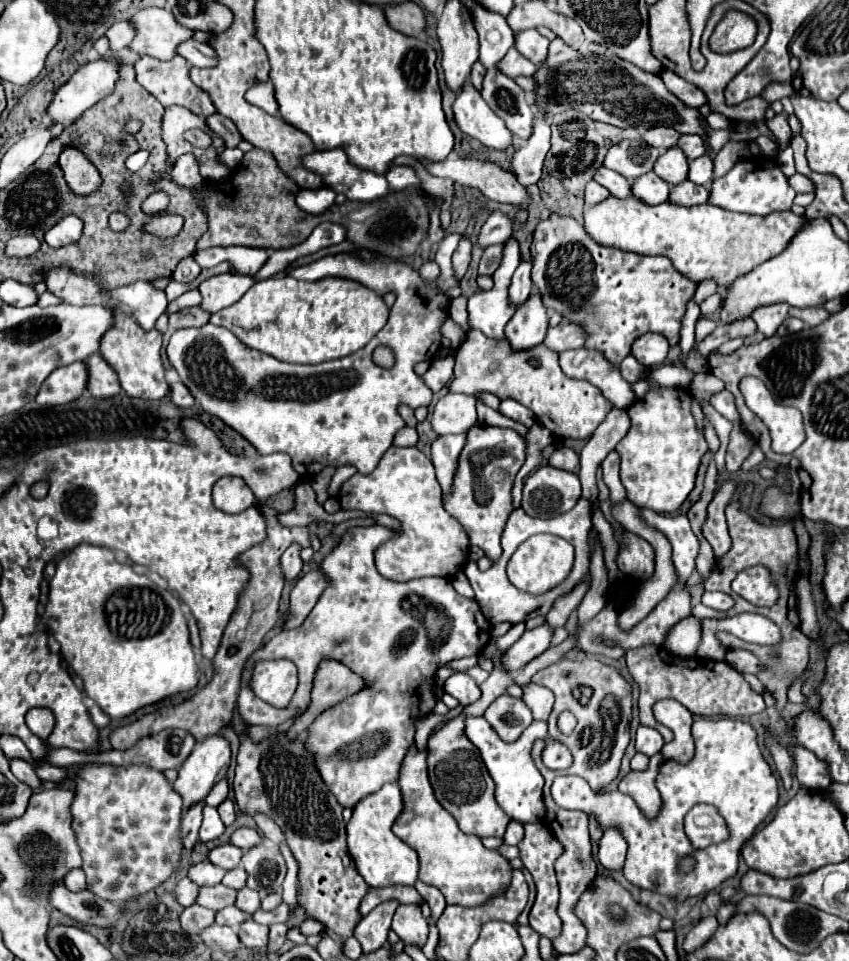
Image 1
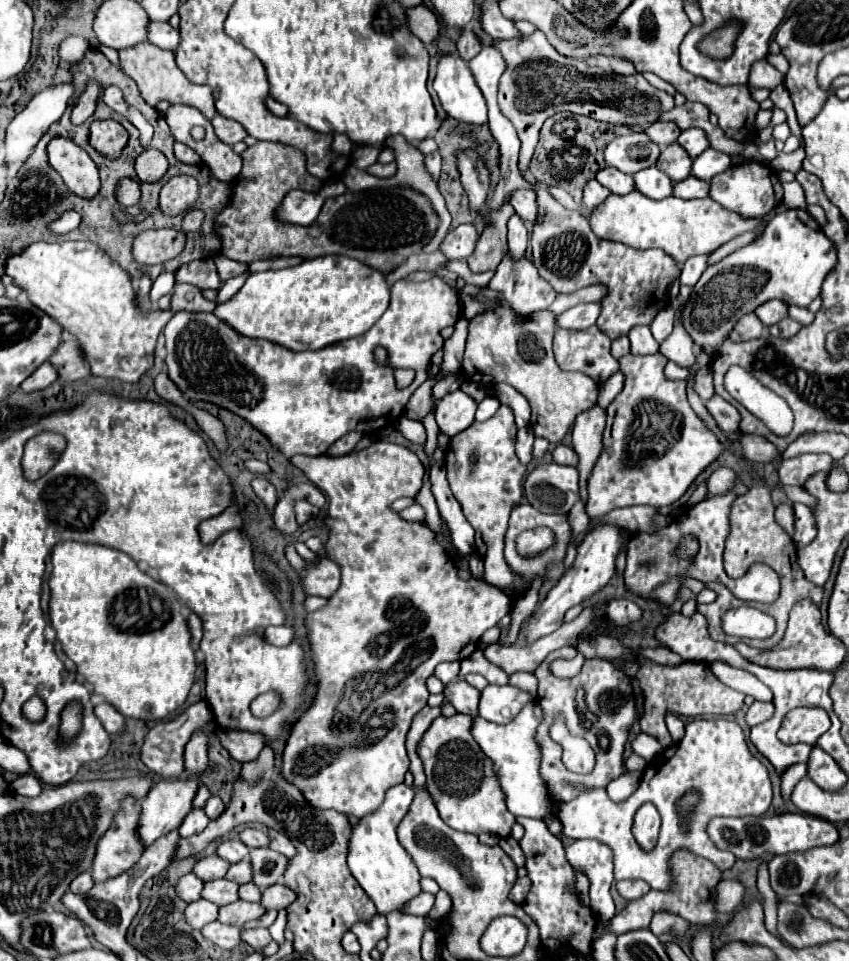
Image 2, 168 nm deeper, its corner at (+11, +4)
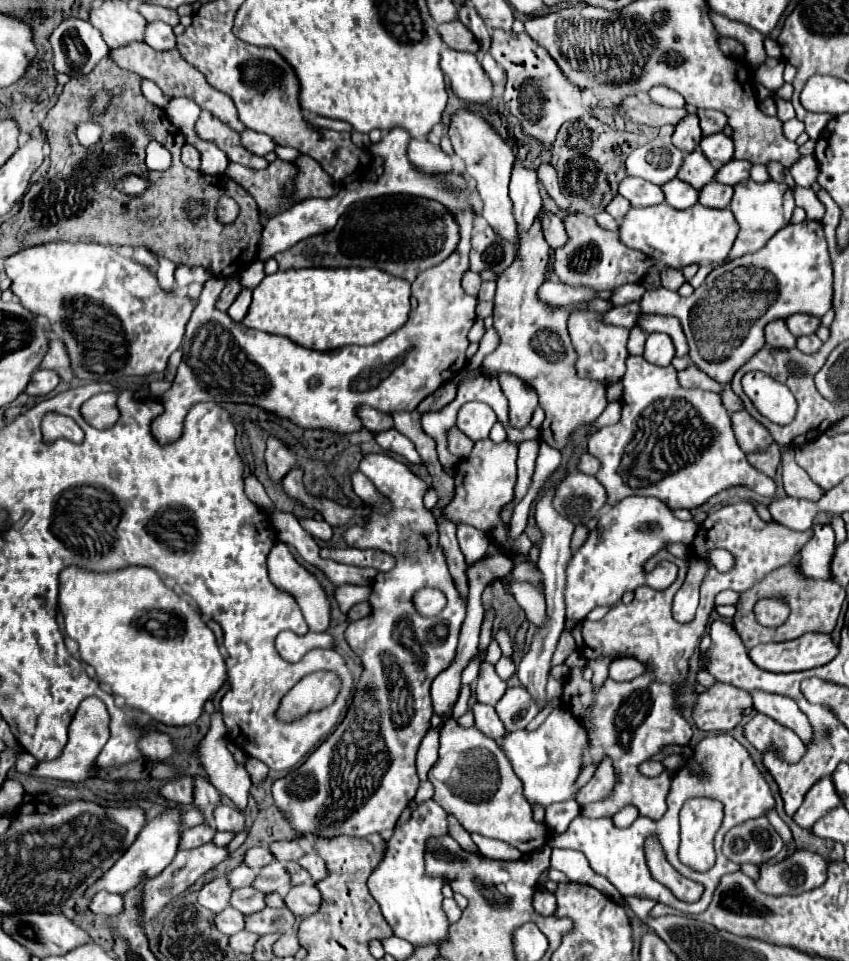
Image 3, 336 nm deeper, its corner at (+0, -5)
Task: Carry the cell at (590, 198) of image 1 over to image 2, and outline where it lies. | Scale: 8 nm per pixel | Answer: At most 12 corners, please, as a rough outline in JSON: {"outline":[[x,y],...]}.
{"outline":[[589,181],[583,203],[599,207],[611,191],[599,181]]}

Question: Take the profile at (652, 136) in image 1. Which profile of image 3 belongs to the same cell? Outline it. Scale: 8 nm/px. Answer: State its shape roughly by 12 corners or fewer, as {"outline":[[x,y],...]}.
{"outline":[[686,114],[676,124],[674,146],[684,154],[698,148],[702,130],[697,114]]}

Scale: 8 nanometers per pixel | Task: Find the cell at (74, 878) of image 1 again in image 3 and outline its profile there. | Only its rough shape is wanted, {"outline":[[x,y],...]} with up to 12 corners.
{"outline":[[106,890],[90,898],[88,908],[104,916],[122,910],[122,896]]}

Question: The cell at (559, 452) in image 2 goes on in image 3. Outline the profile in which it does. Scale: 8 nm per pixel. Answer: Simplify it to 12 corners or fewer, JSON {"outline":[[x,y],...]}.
{"outline":[[588,452],[580,458],[578,470],[596,474],[598,460]]}

